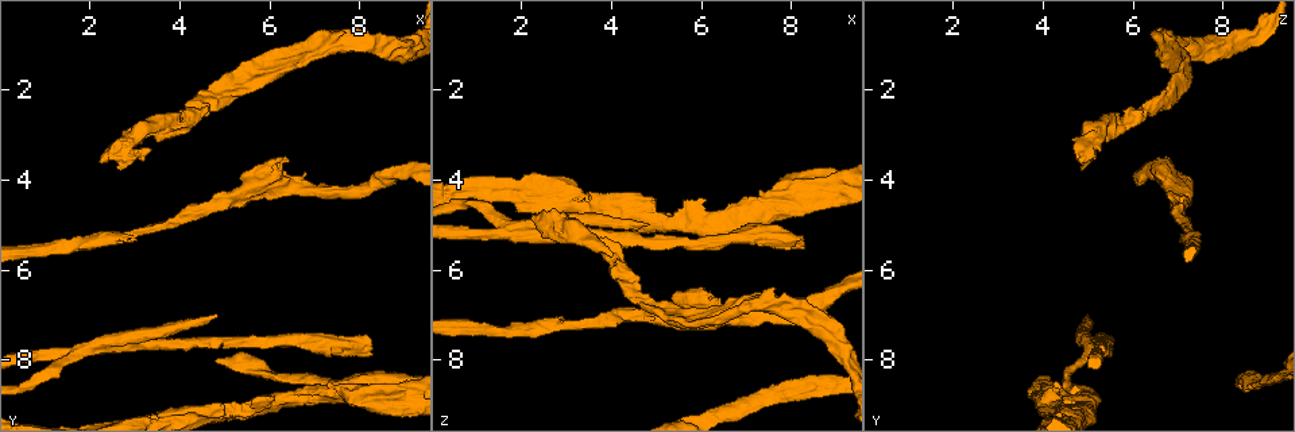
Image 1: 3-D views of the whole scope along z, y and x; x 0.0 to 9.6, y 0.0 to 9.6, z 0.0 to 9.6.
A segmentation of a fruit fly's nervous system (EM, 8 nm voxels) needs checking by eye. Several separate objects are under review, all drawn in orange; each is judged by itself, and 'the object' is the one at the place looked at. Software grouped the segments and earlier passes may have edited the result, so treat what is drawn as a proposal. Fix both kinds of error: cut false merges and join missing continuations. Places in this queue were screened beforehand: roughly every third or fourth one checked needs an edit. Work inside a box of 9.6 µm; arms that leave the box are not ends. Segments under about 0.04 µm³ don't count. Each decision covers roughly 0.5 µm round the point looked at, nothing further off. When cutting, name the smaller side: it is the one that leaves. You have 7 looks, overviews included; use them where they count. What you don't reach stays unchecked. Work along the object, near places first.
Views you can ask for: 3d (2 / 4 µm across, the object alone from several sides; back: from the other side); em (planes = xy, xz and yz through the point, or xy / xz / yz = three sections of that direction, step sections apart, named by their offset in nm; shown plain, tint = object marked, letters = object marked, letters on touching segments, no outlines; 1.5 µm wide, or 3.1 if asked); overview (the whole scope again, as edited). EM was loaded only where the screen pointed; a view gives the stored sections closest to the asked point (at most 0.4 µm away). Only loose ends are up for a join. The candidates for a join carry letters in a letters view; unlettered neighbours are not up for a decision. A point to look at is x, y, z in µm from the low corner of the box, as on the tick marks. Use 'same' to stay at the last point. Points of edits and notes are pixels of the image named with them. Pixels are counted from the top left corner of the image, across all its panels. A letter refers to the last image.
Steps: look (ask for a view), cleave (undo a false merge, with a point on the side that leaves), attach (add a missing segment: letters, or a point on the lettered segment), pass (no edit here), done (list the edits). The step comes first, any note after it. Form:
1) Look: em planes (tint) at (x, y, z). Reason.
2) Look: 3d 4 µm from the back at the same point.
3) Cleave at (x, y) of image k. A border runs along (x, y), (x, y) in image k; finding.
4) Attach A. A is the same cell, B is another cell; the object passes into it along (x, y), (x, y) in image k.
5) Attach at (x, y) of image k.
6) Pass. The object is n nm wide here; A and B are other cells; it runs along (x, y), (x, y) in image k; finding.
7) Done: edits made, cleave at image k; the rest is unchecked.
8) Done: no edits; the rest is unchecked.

Look: 3d 4 µm at (6.15, 4.15, 7.10). A fork.

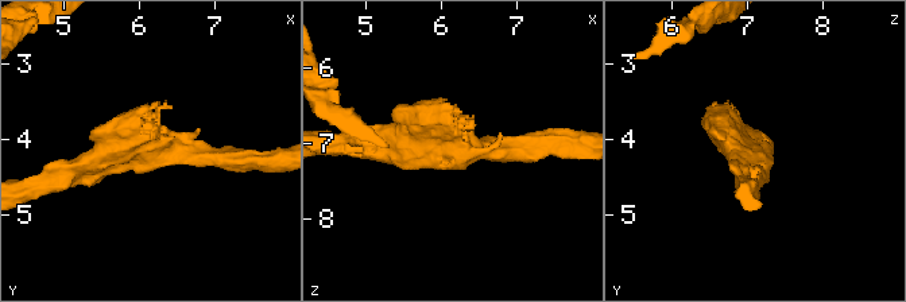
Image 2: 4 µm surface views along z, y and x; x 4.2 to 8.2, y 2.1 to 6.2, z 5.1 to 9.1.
Look: em xy step 8 (letters) at (6.10, 4.15, 7.05). Need the tissue.

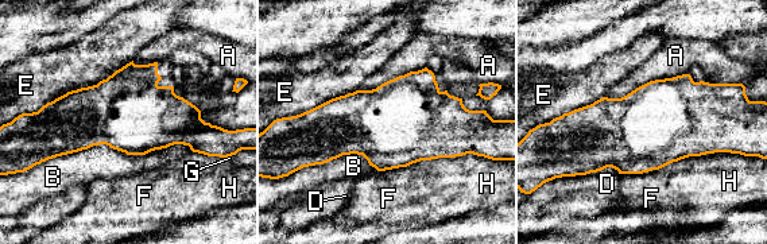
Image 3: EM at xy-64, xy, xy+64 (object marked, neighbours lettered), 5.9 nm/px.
Pass. A, B, D, E, F, G and H are other cells; a border runs along (193, 151), (93, 144), (43, 162) in image 3; one cell here.

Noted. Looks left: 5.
Look: em yz step 4 (letters) at (6.00, 8.85, 4.50).

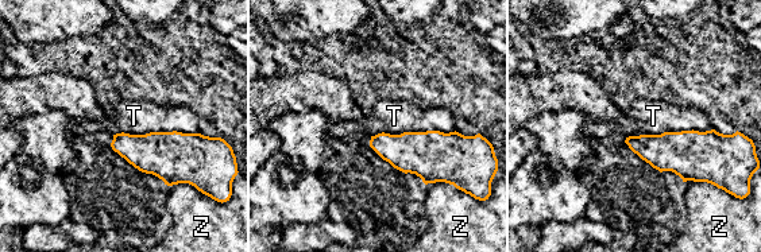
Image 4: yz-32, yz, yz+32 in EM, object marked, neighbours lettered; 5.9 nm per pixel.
Look: em planes (letters) at the same point. Cut it another way.

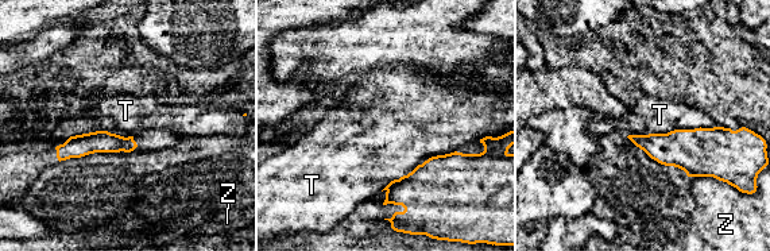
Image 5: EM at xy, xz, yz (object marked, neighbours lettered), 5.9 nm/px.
Pass. The longest contact is with T, 500 nm; T and Z are other cells; a border runs along (456, 150), (429, 157), (380, 190) in image 5; no lettered segment goes on from it.

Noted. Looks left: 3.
Look: 3d 4 µm at (1.65, 7.85, 5.05). Side arm on a straight run.

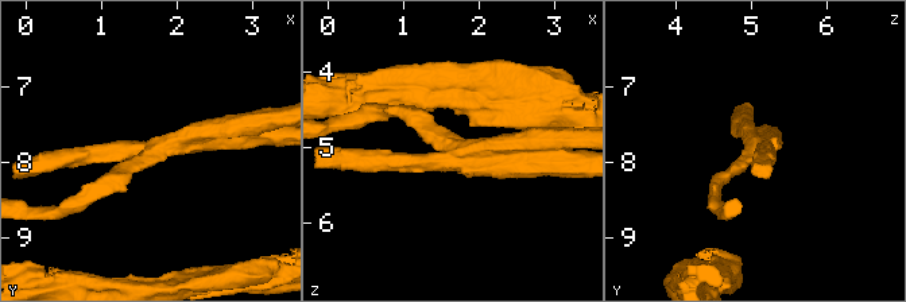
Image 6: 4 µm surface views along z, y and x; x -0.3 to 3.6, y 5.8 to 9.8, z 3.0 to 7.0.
Look: em xy step 4 (tint) at (1.70, 7.85, 5.05). 3 arms meet here; the arms are 200, 240, 280 nm wide; now the EM.

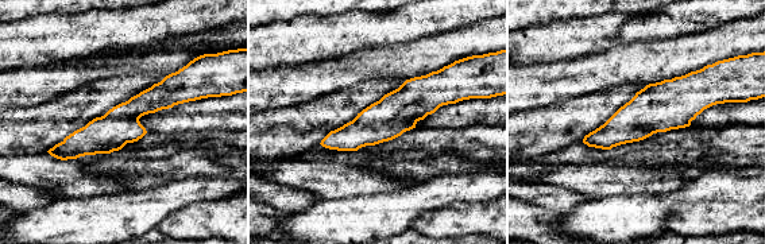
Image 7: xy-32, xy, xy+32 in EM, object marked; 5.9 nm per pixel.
Look: em planes (letters) at the same point.

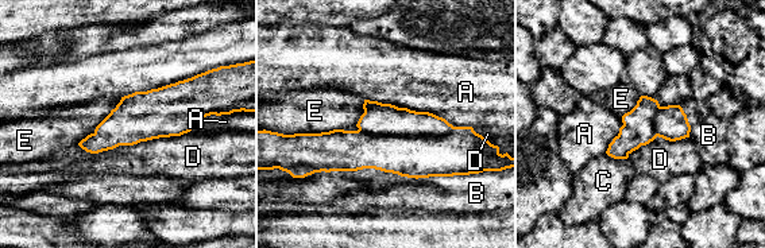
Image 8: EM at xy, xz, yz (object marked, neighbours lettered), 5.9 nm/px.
Cleave at (379, 119) of image 8. The object is 220 nm wide here; the longest contact is with D, 700 nm; A, B, C, D and E are other cells; a second cell is stuck on.

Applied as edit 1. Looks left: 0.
Done: edits made, cleave at image 8; the rest is unchecked.

